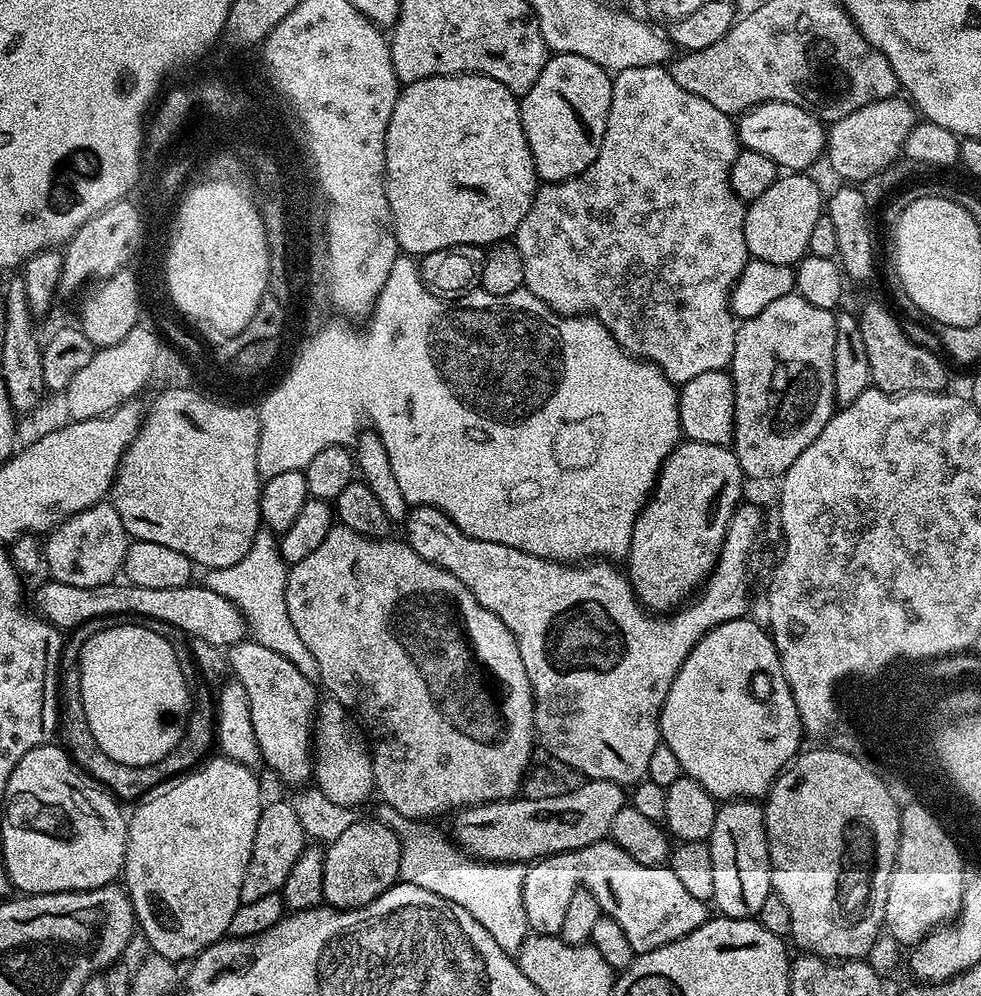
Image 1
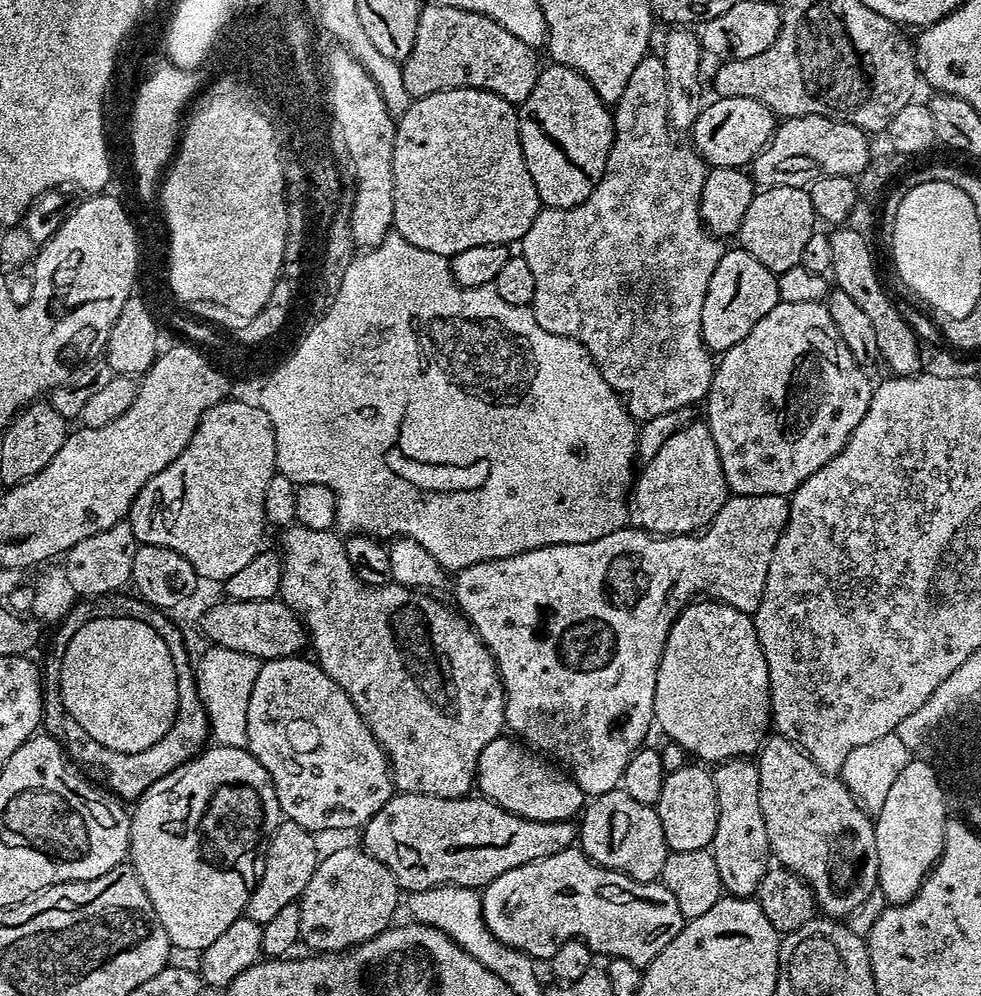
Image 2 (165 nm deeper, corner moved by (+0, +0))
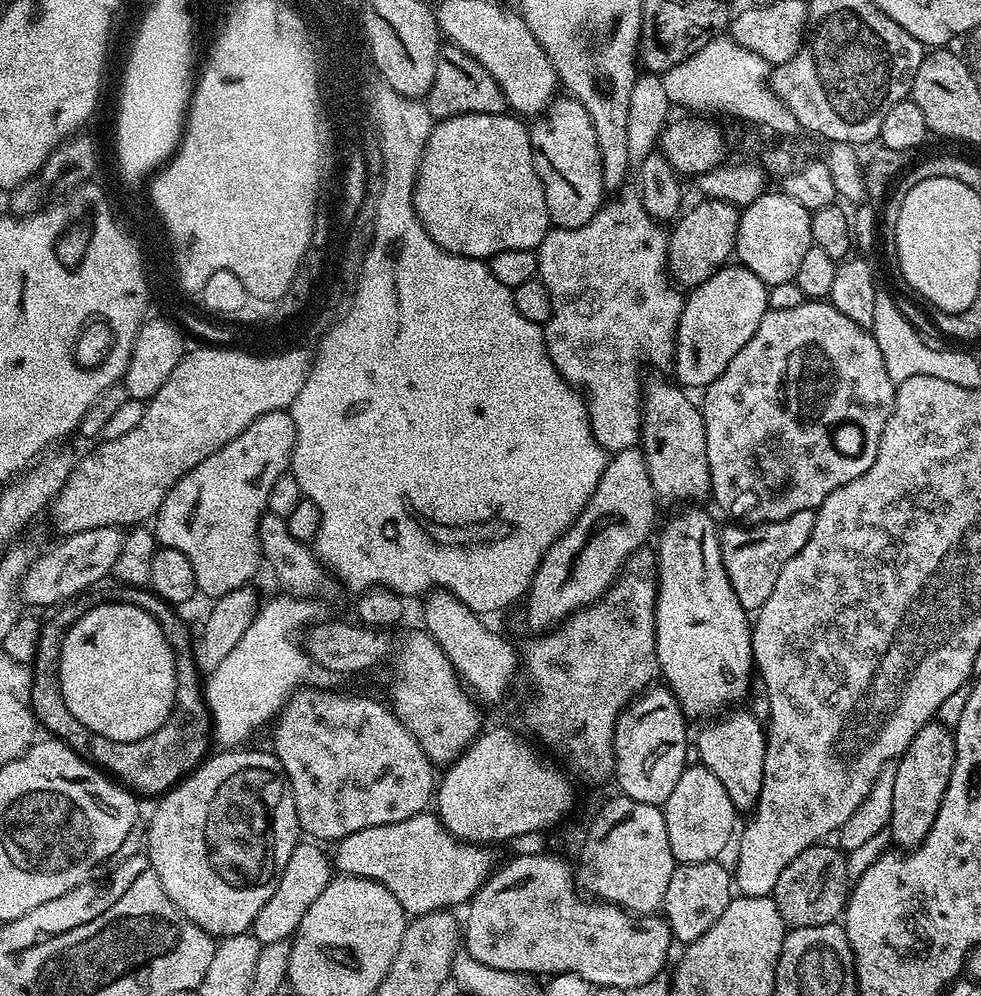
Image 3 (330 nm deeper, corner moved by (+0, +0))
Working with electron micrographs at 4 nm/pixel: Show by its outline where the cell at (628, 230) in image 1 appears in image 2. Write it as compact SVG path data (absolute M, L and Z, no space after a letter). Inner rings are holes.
M649 54L634 66L634 74L630 74L630 82L622 90L622 98L614 106L612 118L614 138L610 146L610 154L606 162L606 170L598 182L598 186L582 202L573 208L541 207L534 218L530 230L526 230L524 239L519 241L519 255L526 258L530 271L534 274L534 298L531 310L538 326L542 330L550 330L550 334L565 336L576 340L592 355L592 360L598 366L602 378L623 400L625 408L637 421L643 422L650 418L658 418L658 414L668 414L679 408L696 406L696 403L707 397L712 385L714 371L714 356L704 345L702 334L702 302L706 302L706 290L710 286L710 278L714 278L714 270L718 270L718 262L724 256L725 245L704 227L704 220L700 216L700 199L702 186L706 175L706 165L699 152L691 147L679 148L672 141L668 121L668 86L666 84L666 66L659 55Z

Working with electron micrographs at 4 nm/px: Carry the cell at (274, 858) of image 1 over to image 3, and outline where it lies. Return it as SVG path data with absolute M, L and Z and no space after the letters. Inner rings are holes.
M316 842L297 843L294 854L290 854L290 862L286 862L286 870L282 870L282 879L274 890L270 902L258 910L258 918L254 918L250 929L252 937L259 944L266 945L270 942L291 941L295 936L298 926L302 922L306 910L310 910L310 902L326 890L326 886L334 879L334 864L323 852L321 845Z

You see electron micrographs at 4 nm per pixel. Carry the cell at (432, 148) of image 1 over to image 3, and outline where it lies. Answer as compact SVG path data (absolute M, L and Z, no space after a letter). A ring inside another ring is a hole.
M462 114L441 119L432 129L428 141L424 144L424 153L420 159L420 169L416 175L416 189L412 195L412 205L416 208L418 218L422 226L430 234L430 238L440 248L453 252L456 256L468 256L472 260L484 260L491 258L502 250L526 250L537 249L546 234L550 231L548 207L546 206L546 194L542 190L542 182L538 178L538 170L534 166L532 147L528 137L529 125L523 119L512 114Z

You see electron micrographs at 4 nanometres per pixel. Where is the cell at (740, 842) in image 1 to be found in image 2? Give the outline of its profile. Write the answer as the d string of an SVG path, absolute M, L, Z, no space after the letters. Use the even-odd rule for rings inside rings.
M748 758L720 762L712 772L712 781L718 794L718 830L714 830L710 851L714 862L718 862L724 892L741 898L755 897L770 867L766 822L762 818L760 801L759 767Z

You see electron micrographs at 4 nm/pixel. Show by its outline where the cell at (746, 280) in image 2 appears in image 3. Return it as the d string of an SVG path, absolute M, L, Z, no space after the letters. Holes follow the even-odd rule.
M725 266L718 269L706 282L697 284L687 293L682 310L682 318L676 331L676 368L677 385L685 389L703 390L713 384L730 366L734 354L754 338L758 322L770 311L768 306L769 285L743 266ZM685 384L685 385L684 385ZM688 387L688 388L687 388Z

